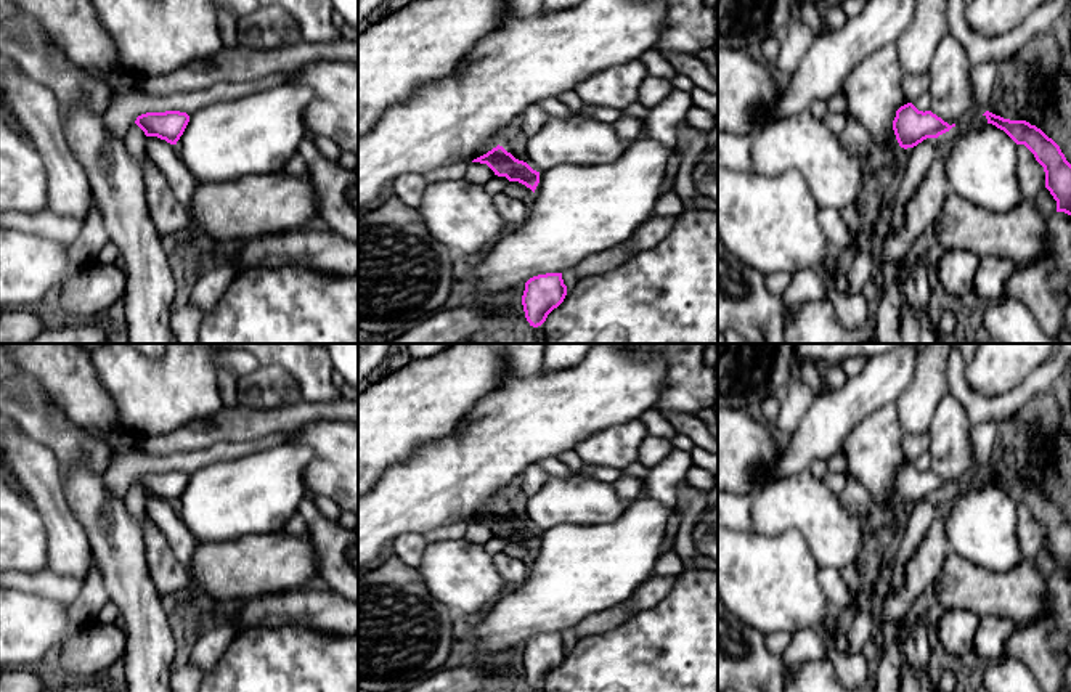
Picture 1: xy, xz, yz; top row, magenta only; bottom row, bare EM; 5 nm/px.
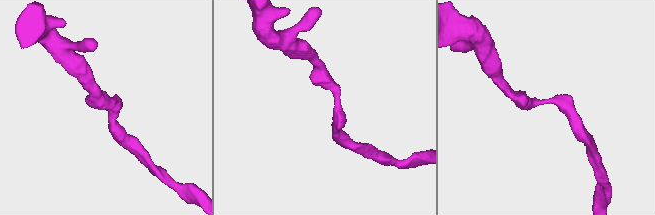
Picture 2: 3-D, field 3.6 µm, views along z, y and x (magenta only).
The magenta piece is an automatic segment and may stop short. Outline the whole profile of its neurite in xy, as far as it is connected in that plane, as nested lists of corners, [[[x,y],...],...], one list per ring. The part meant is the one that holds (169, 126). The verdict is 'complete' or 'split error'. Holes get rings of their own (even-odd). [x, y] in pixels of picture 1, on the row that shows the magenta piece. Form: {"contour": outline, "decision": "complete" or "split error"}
{"contour": [[[180,111],[146,112],[135,120],[146,136],[157,136],[170,145],[177,145],[188,122],[189,116]]], "decision": "complete"}

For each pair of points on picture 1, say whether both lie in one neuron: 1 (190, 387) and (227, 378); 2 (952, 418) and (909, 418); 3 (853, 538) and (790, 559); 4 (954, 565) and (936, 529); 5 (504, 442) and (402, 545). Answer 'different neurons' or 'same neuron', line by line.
1: different neurons
2: different neurons
3: different neurons
4: different neurons
5: different neurons

